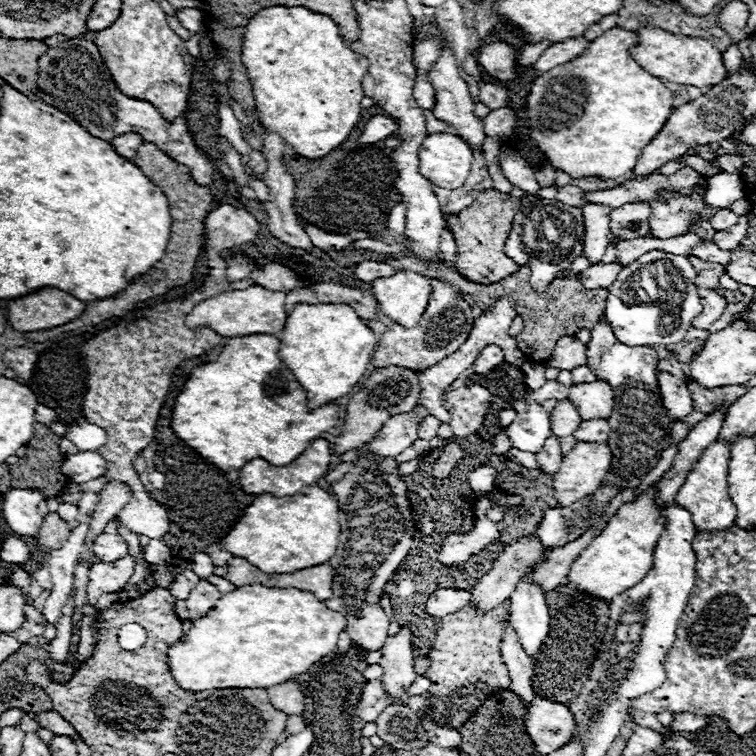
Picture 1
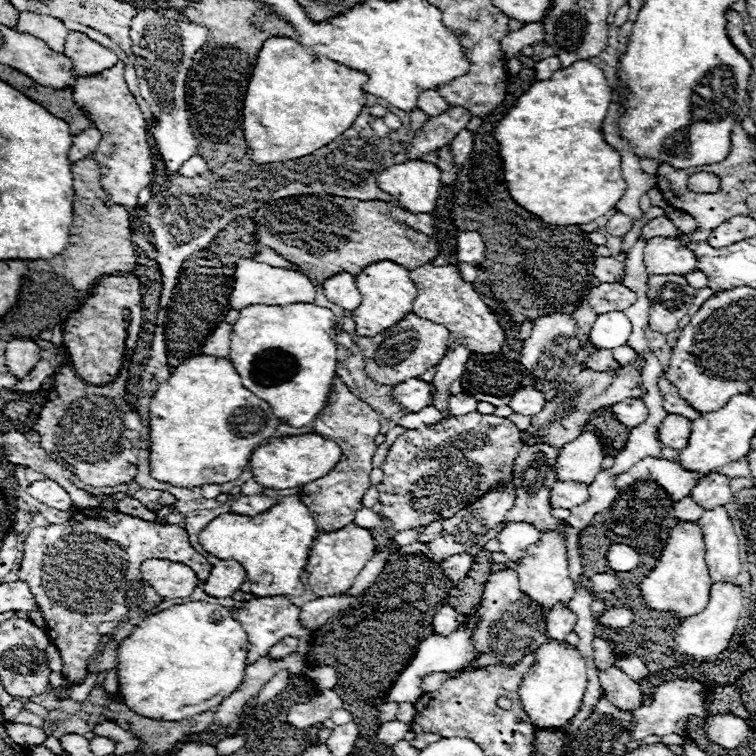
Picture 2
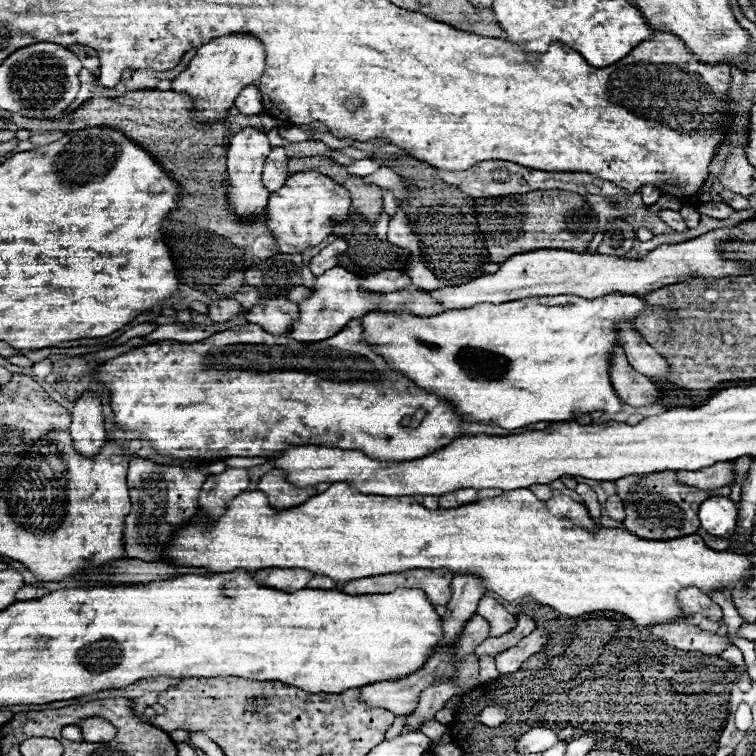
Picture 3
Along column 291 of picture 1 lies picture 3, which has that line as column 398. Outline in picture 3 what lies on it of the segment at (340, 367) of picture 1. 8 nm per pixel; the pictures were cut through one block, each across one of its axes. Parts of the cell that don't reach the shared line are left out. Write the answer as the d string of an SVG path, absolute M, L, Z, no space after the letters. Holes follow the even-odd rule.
M608 294L604 298L596 298L596 300L584 300L584 298L576 298L576 296L556 296L556 298L524 298L524 300L514 300L514 302L504 302L504 304L478 304L472 308L464 308L464 310L444 310L438 316L430 316L430 318L420 318L420 316L412 316L408 312L368 312L362 318L362 326L364 326L364 338L376 346L376 352L388 362L392 364L392 368L396 368L398 372L404 372L410 380L414 380L420 388L434 392L450 402L454 402L458 414L468 414L472 416L470 420L480 422L480 424L498 424L506 430L514 430L514 428L522 428L528 424L536 424L536 422L570 422L582 414L592 414L592 412L604 412L604 414L618 414L622 412L622 400L616 396L612 382L610 382L610 358L612 358L612 350L616 346L620 346L620 342L616 340L616 324L620 322L628 322L634 324L638 314L644 312L648 308L648 302L638 298L638 296L630 296L630 294Z

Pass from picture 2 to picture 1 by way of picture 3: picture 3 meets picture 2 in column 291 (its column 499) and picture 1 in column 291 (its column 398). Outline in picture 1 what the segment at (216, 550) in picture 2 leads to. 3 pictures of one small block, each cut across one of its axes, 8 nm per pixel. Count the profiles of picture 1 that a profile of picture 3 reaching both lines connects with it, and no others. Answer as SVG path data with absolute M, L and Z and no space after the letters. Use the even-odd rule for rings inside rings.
M306 486L290 498L270 494L256 496L244 510L242 520L220 540L220 544L234 556L246 558L250 564L266 574L288 574L328 562L338 546L340 522L336 500L318 486Z

